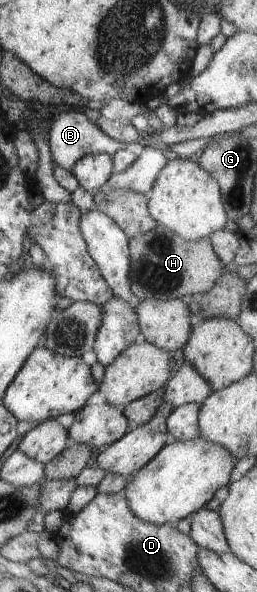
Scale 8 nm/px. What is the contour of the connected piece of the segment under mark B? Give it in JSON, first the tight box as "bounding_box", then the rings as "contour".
{"bounding_box":[49,111,132,170],"contour":[[[61,111],[49,122],[49,149],[51,149],[53,161],[65,169],[71,170],[71,167],[86,155],[95,153],[115,155],[120,149],[127,148],[130,144],[132,143],[121,143],[103,133],[97,124],[87,118],[85,112]]]}

